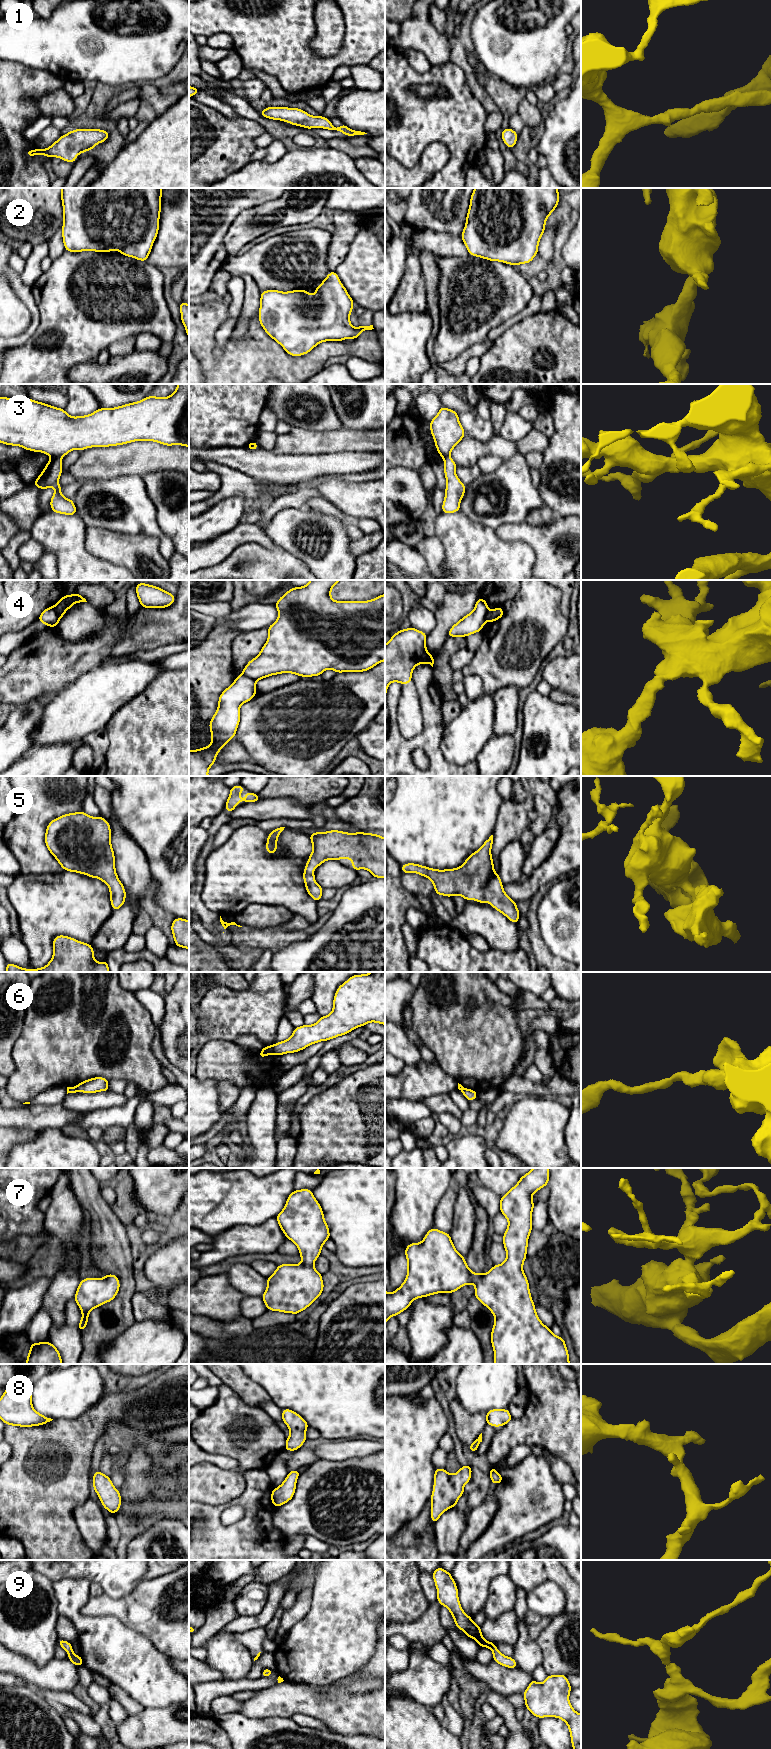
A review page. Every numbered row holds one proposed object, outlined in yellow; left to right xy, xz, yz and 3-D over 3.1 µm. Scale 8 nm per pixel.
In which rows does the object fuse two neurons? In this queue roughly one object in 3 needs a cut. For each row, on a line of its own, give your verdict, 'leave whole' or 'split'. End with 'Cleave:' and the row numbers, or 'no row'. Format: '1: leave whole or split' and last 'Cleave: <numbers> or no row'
1: leave whole
2: leave whole
3: split
4: split
5: leave whole
6: split
7: leave whole
8: leave whole
9: leave whole
Cleave: 3, 4, 6

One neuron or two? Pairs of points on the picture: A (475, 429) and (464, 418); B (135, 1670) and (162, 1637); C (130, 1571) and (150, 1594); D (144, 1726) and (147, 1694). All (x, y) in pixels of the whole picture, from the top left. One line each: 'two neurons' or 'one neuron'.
A: one neuron
B: two neurons
C: two neurons
D: two neurons

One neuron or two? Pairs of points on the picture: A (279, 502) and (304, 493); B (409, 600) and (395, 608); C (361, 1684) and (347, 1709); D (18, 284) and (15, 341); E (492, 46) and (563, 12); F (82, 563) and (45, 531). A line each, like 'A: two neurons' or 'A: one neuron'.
A: one neuron
B: one neuron
C: two neurons
D: one neuron
E: one neuron
F: one neuron

